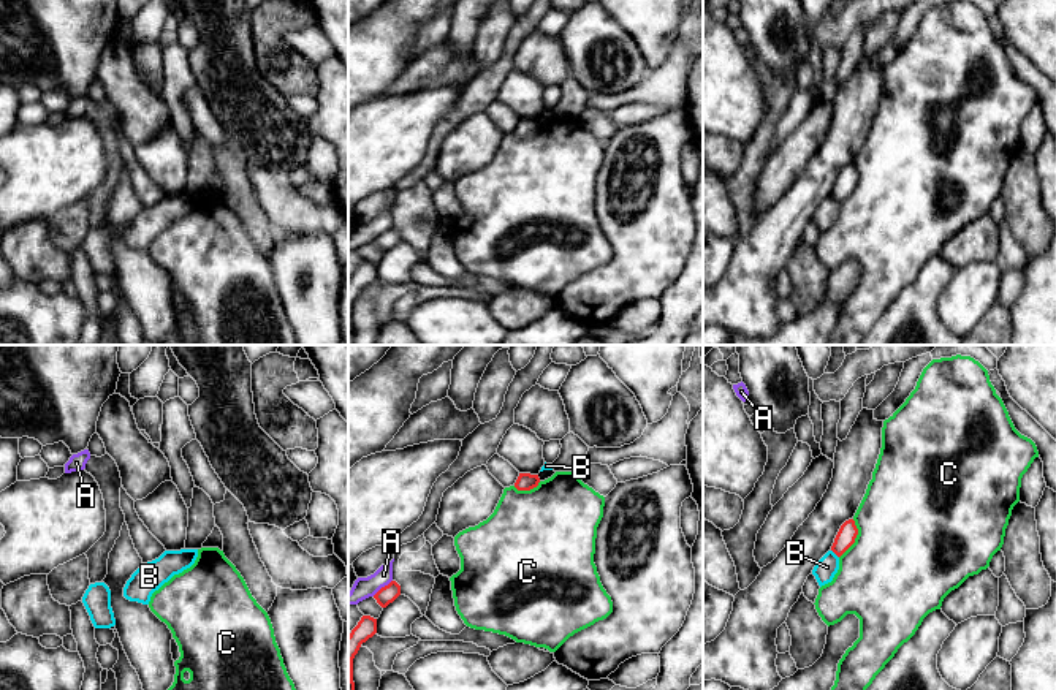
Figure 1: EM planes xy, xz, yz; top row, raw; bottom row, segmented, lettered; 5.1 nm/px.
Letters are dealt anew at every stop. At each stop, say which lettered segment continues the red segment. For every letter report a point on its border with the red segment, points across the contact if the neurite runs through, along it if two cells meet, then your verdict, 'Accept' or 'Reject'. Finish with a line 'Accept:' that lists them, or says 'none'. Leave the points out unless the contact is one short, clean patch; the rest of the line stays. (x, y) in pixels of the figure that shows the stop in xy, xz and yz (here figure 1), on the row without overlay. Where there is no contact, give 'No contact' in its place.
A: Touches red at xz (382, 233). Reject
B: Touches red at yz (835, 198). Boundary: yz (831, 195), (838, 203). Reject
C: Touches red at yz (855, 182). Reject
Accept: none

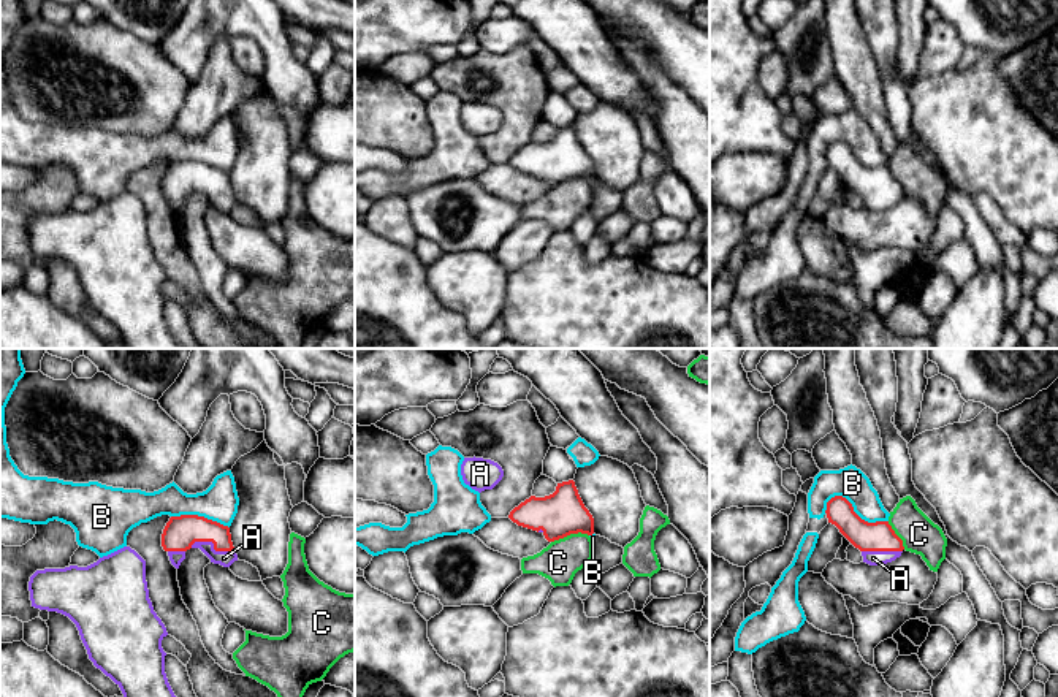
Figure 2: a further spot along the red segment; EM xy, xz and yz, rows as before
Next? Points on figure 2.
A: Touches red at xy (214, 190). Reject
B: Touches red at yz (854, 157). Accept
C: Touches red at xz (569, 179). Boundary: xz (588, 179), (567, 179), (551, 187). Reject
Accept: B

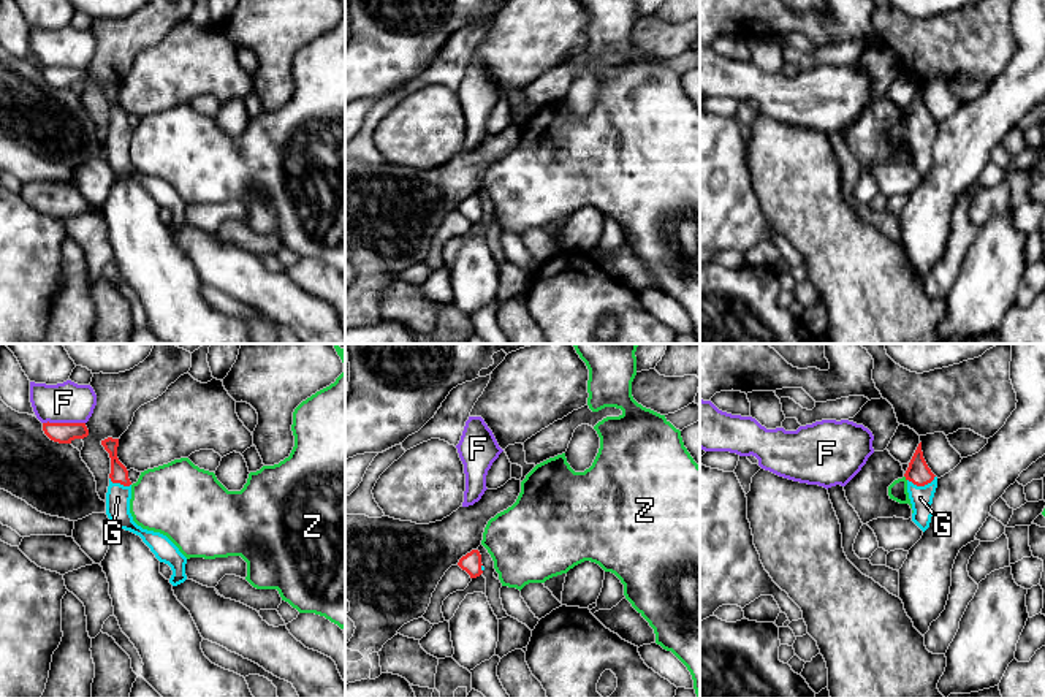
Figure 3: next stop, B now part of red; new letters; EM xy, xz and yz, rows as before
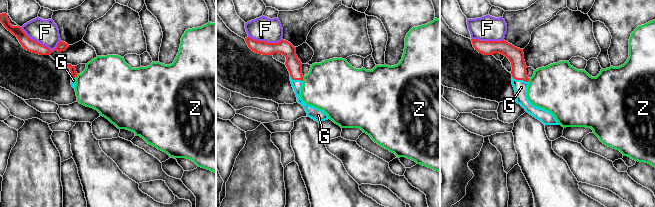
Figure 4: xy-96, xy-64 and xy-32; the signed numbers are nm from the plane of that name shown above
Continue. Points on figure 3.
F: Touches red at xy (64, 68). Boundary: xy (84, 67), (43, 68). Reject
G: Touches red at yz (922, 130). Reject
Z: Touches red at yz (906, 124). Reject
Accept: none

